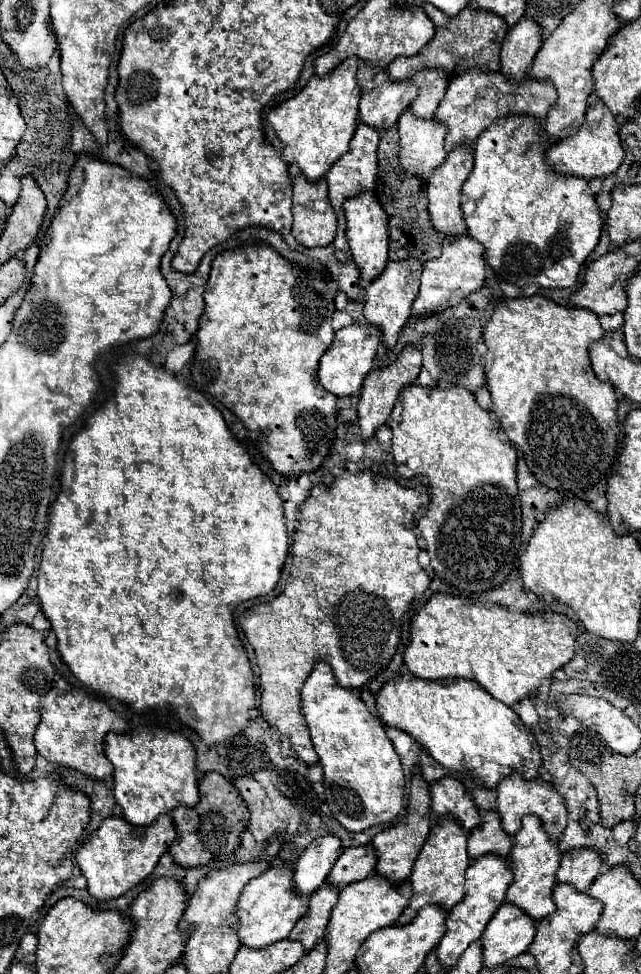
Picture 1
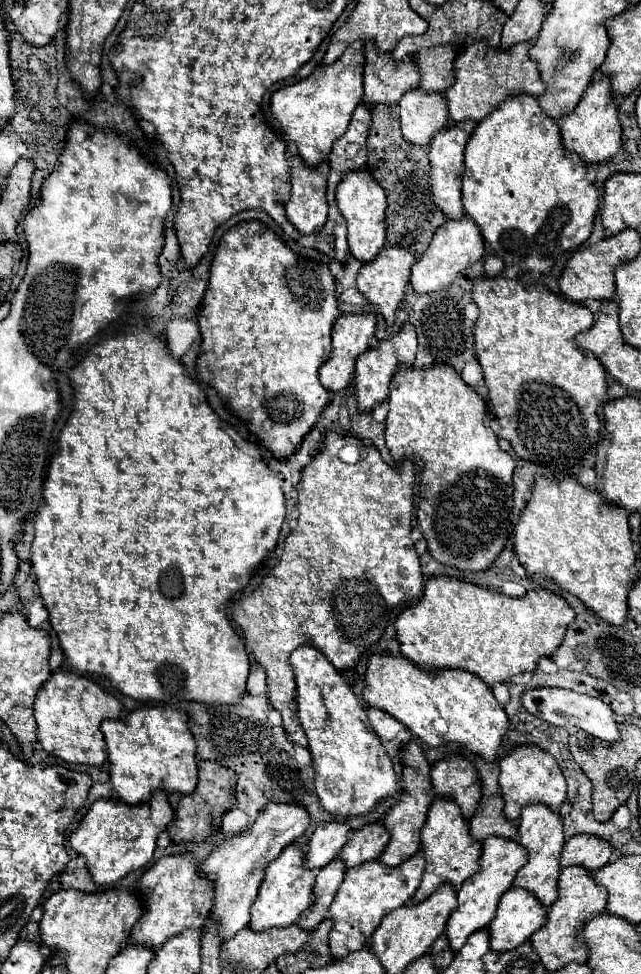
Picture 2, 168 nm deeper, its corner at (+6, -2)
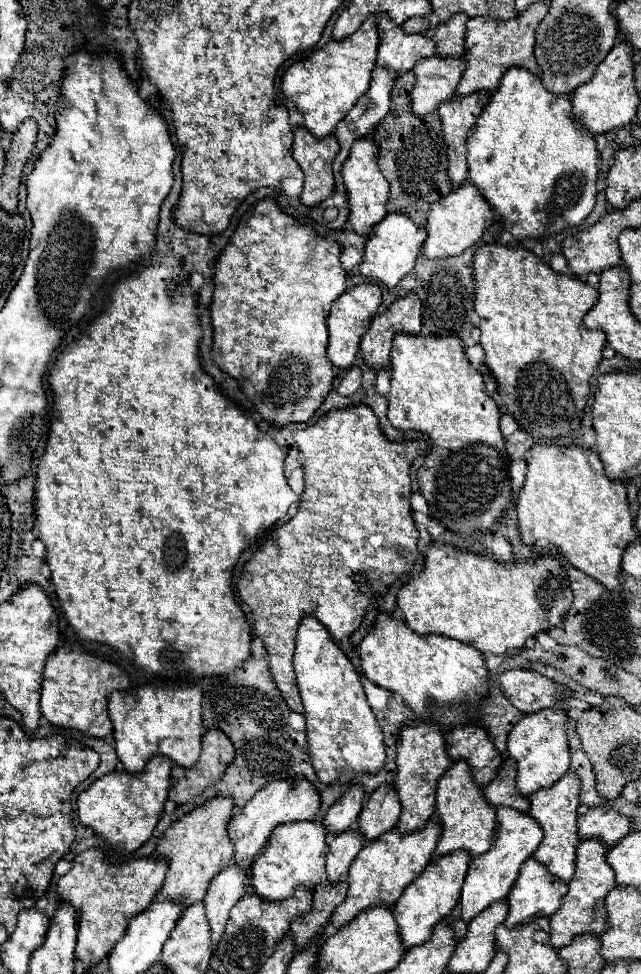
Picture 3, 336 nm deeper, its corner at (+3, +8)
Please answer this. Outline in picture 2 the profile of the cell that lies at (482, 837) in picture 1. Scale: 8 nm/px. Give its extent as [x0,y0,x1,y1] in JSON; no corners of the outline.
[470,794,516,840]

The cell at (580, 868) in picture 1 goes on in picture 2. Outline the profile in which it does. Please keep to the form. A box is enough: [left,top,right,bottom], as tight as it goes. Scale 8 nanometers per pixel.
[562,834,614,872]

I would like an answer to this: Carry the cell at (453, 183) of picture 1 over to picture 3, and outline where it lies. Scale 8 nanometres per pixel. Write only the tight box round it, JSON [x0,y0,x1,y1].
[439,92,489,188]

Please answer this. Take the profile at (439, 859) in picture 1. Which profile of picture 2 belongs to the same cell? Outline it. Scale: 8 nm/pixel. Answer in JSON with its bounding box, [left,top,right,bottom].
[414,798,482,904]

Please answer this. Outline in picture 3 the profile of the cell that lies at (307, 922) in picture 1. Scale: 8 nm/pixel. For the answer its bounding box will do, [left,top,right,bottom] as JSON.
[327,830,363,884]

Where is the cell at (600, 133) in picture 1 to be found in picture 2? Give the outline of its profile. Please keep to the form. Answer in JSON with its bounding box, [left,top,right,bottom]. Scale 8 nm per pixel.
[558,74,622,162]

